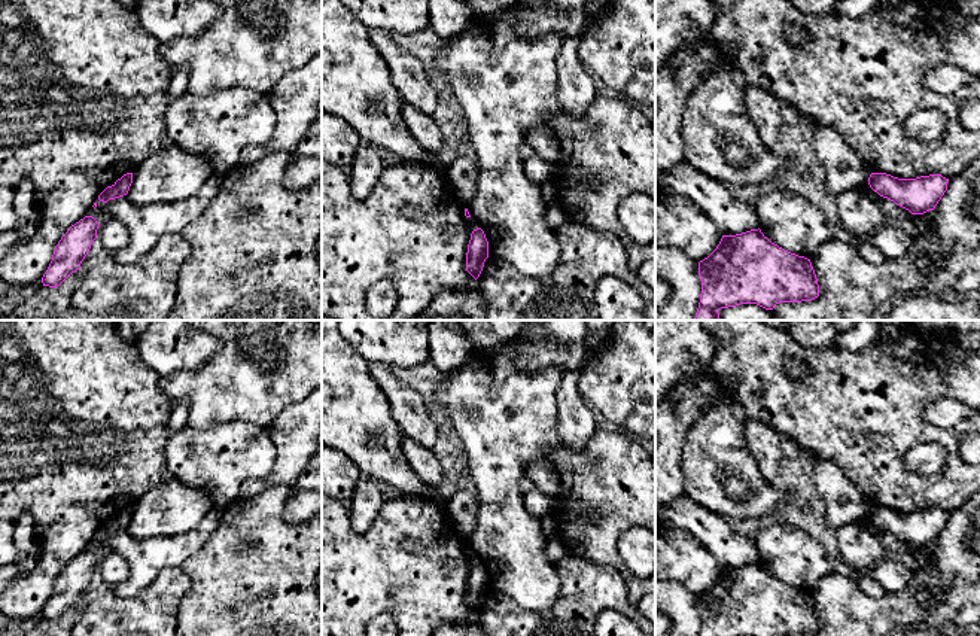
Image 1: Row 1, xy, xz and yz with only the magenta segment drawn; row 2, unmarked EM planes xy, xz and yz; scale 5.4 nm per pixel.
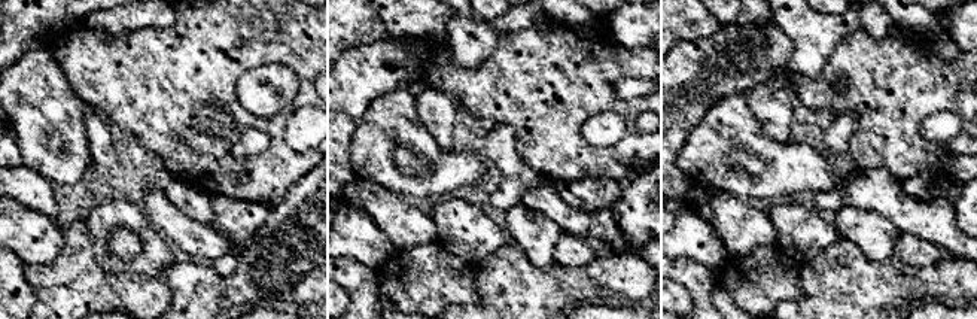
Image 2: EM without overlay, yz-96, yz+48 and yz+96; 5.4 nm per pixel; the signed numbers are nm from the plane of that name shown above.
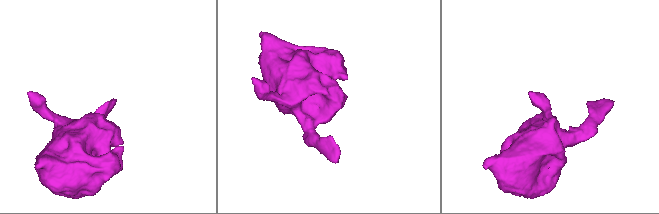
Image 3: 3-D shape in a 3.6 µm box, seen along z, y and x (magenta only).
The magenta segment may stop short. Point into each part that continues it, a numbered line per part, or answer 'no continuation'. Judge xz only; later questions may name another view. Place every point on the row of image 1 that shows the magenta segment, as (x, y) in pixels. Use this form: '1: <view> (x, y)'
no continuation

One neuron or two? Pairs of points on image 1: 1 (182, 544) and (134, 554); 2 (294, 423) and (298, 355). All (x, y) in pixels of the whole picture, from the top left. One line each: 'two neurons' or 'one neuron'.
1: one neuron
2: two neurons

